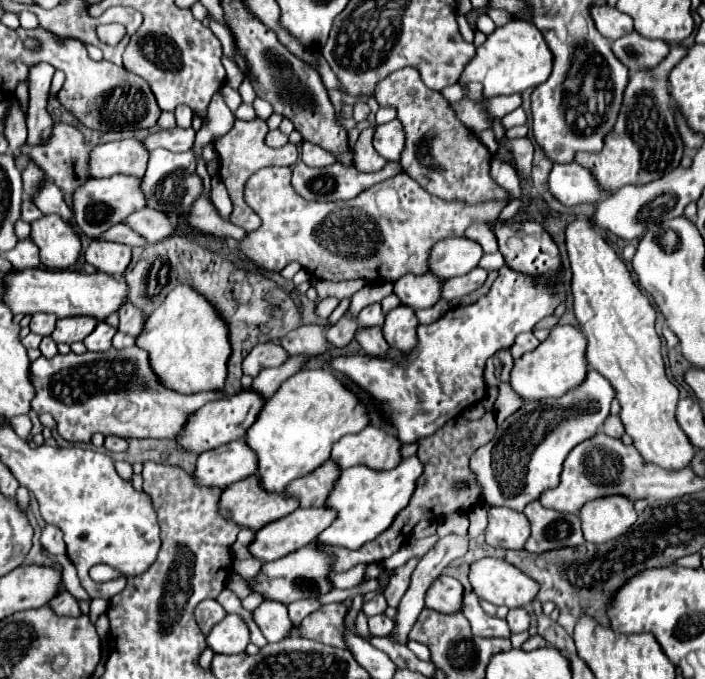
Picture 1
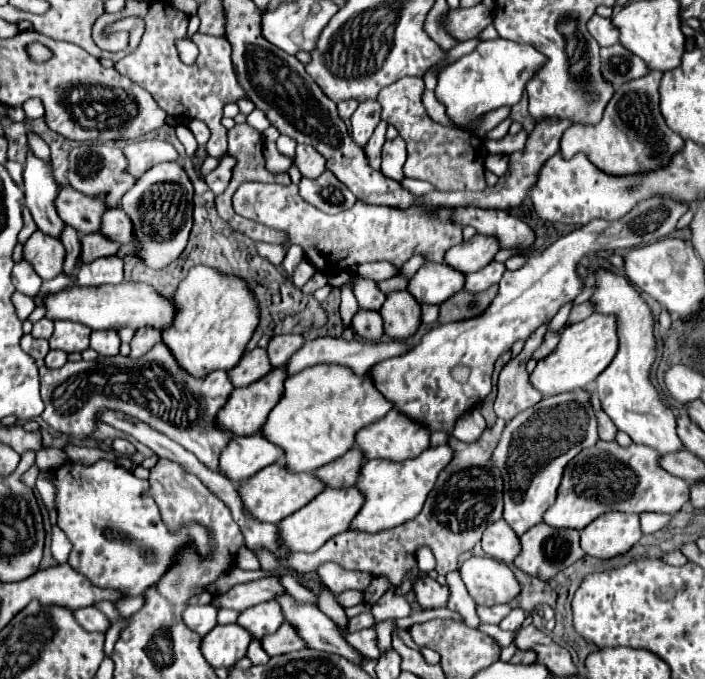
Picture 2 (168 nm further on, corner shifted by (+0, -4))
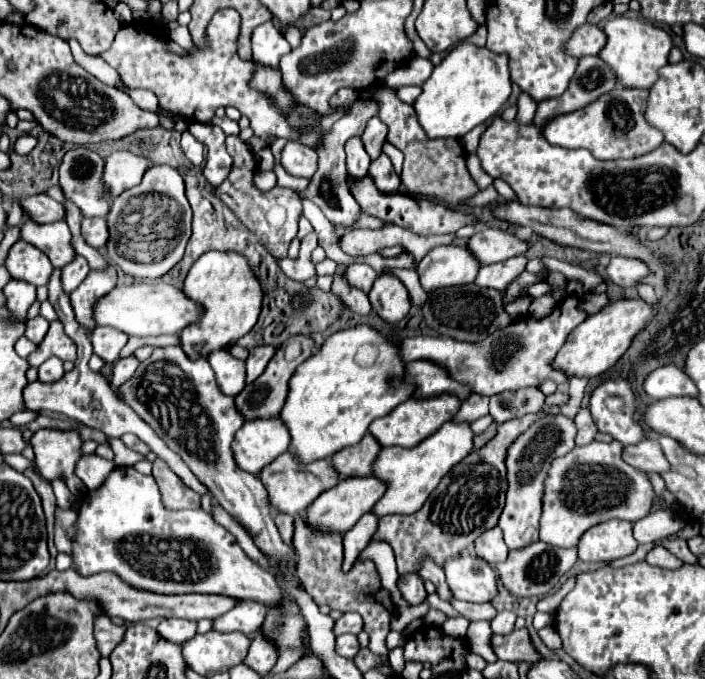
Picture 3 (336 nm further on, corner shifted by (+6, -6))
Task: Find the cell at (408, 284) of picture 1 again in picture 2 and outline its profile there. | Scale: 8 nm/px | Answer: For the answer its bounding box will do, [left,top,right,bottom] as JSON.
[408,263,464,305]

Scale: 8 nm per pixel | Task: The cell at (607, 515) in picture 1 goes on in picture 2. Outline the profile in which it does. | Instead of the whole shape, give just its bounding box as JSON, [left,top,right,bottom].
[580,513,642,559]

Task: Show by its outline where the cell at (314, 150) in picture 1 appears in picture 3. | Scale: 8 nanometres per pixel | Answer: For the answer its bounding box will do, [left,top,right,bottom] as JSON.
[280,141,318,177]

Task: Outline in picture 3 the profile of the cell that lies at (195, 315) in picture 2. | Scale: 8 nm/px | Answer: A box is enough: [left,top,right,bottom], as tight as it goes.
[180,251,264,359]

